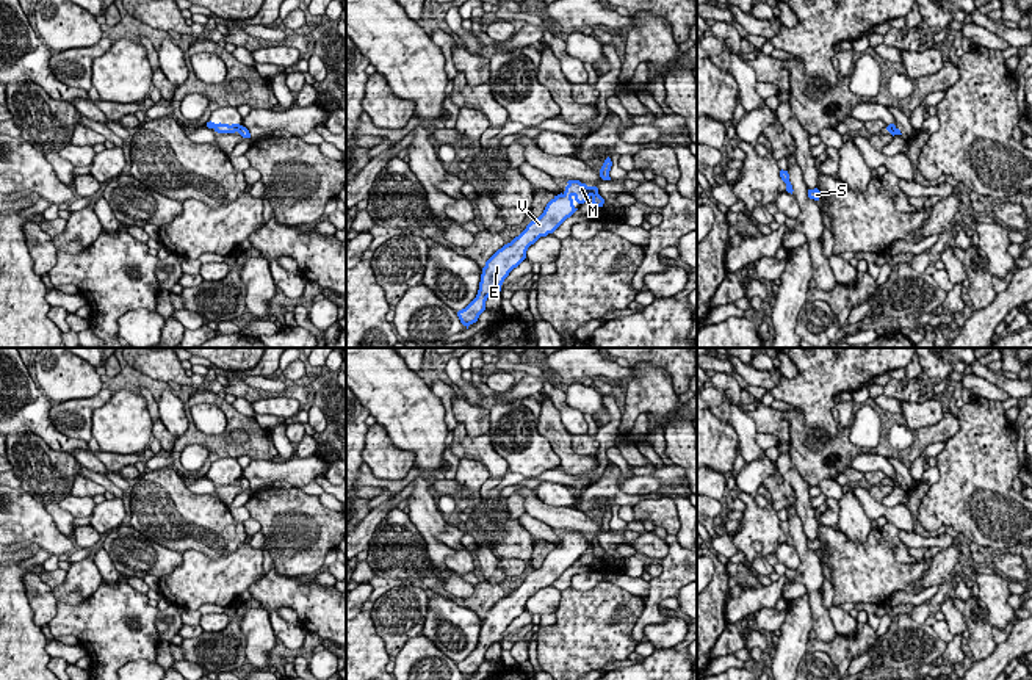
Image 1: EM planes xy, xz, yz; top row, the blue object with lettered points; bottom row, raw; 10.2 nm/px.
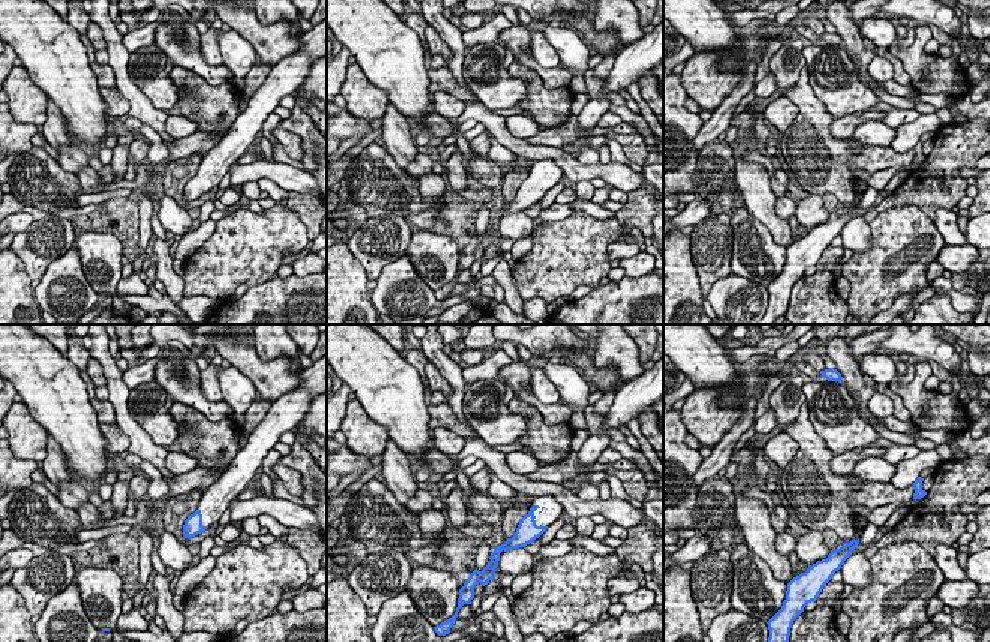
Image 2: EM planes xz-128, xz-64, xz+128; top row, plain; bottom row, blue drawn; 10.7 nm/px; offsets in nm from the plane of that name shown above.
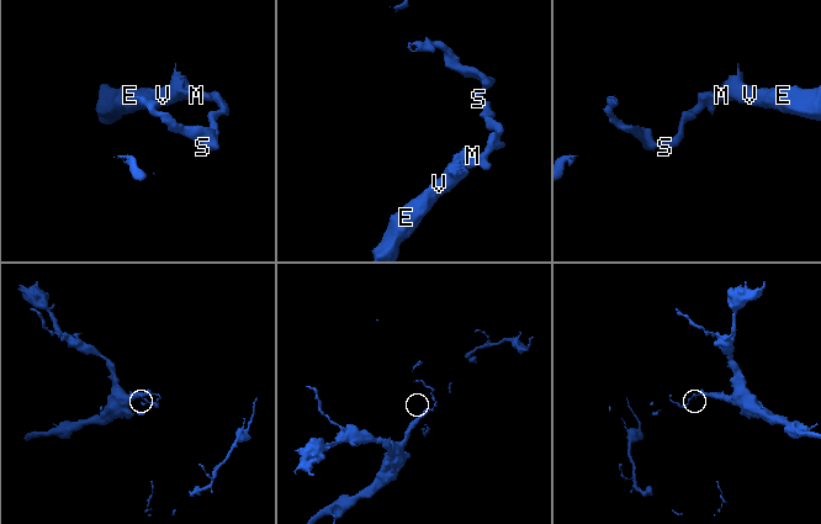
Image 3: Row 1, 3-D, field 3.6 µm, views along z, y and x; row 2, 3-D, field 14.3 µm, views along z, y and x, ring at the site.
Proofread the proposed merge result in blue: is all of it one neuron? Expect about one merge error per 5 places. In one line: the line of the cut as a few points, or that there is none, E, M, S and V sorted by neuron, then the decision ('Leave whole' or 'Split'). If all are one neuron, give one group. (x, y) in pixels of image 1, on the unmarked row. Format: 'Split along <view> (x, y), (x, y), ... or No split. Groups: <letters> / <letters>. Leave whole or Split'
Split along xz (588, 538), (591, 546). Groups: E M V / S. Split

